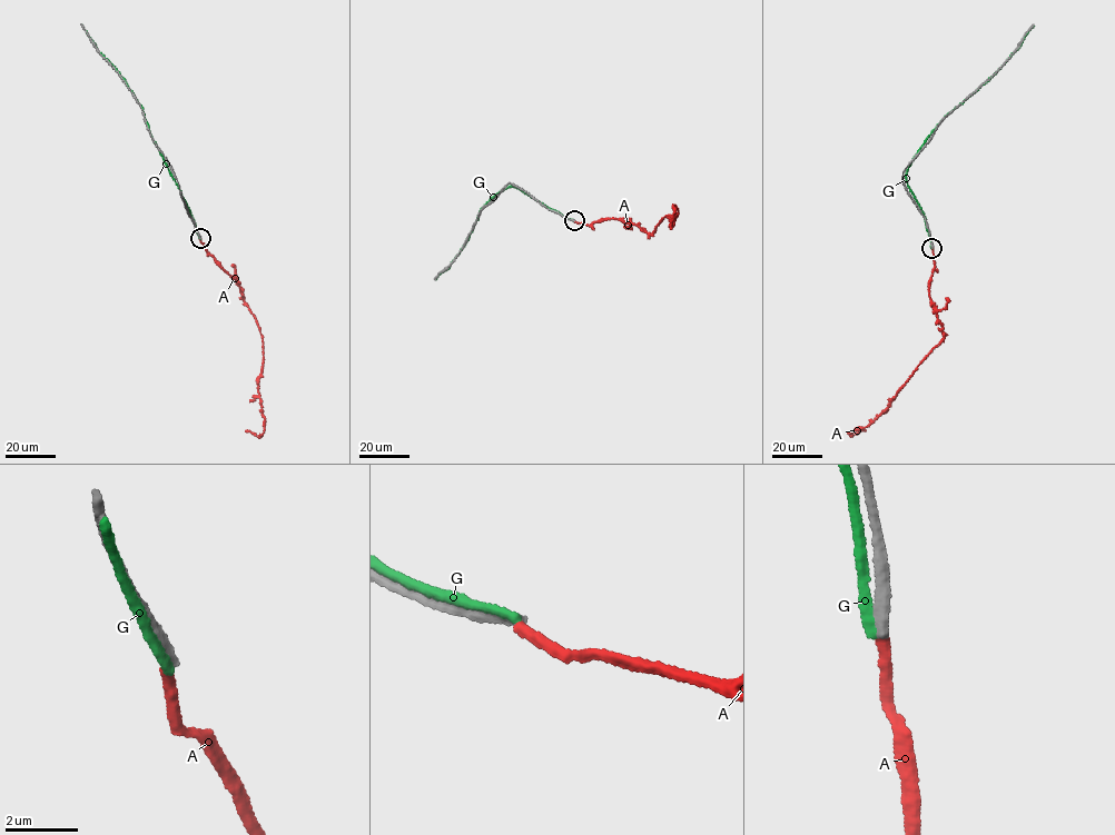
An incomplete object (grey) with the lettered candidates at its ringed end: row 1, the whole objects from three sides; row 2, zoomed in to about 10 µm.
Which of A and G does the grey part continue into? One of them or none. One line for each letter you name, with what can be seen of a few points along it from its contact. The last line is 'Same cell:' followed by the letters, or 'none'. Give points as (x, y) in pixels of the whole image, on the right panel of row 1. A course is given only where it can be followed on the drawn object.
Same cell: none

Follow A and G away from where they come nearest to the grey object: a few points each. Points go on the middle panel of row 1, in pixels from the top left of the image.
A: (574, 221), (588, 226), (615, 219), (650, 234), (667, 216), (673, 221), (678, 210), (673, 205), (670, 229)
G: (573, 219), (514, 186), (506, 187), (480, 211), (463, 248), (435, 279)

